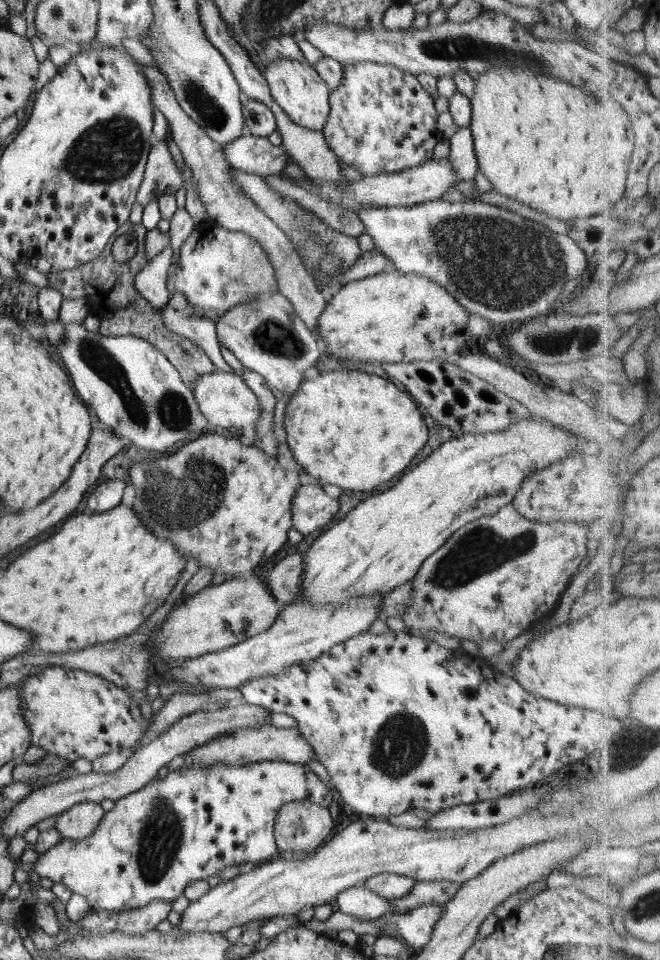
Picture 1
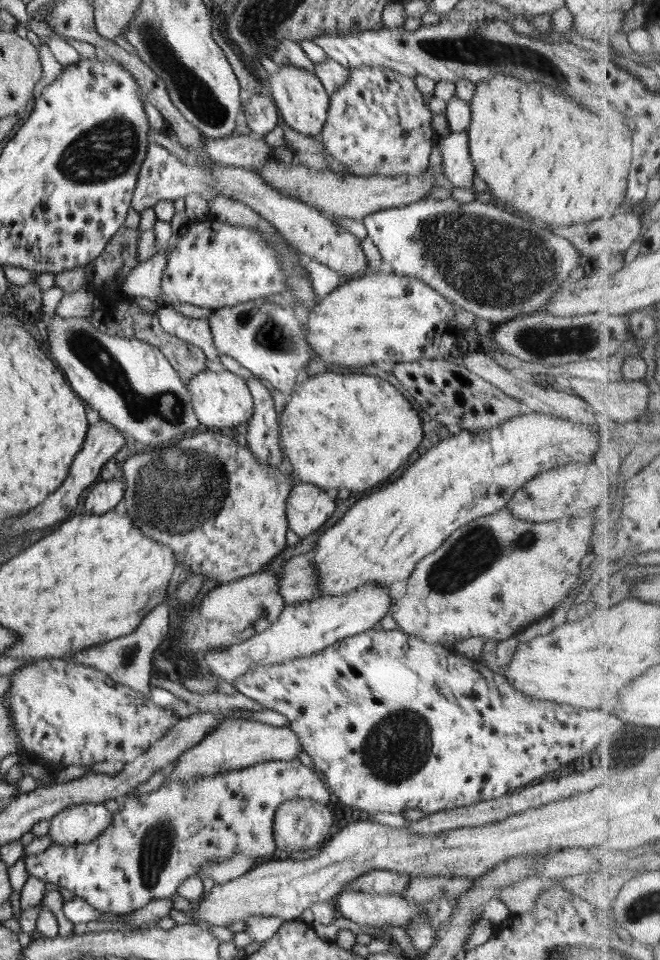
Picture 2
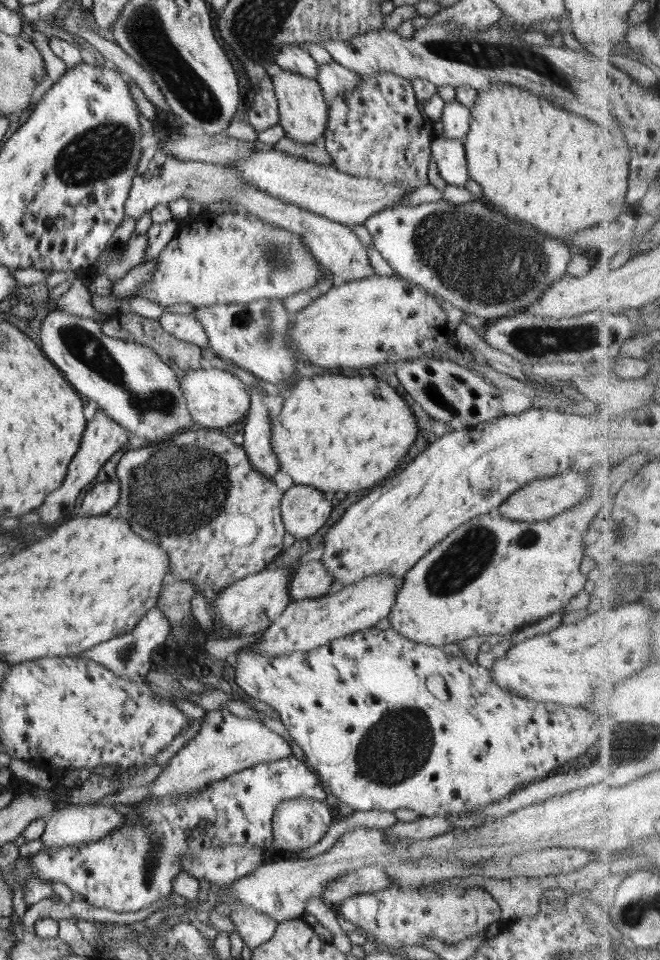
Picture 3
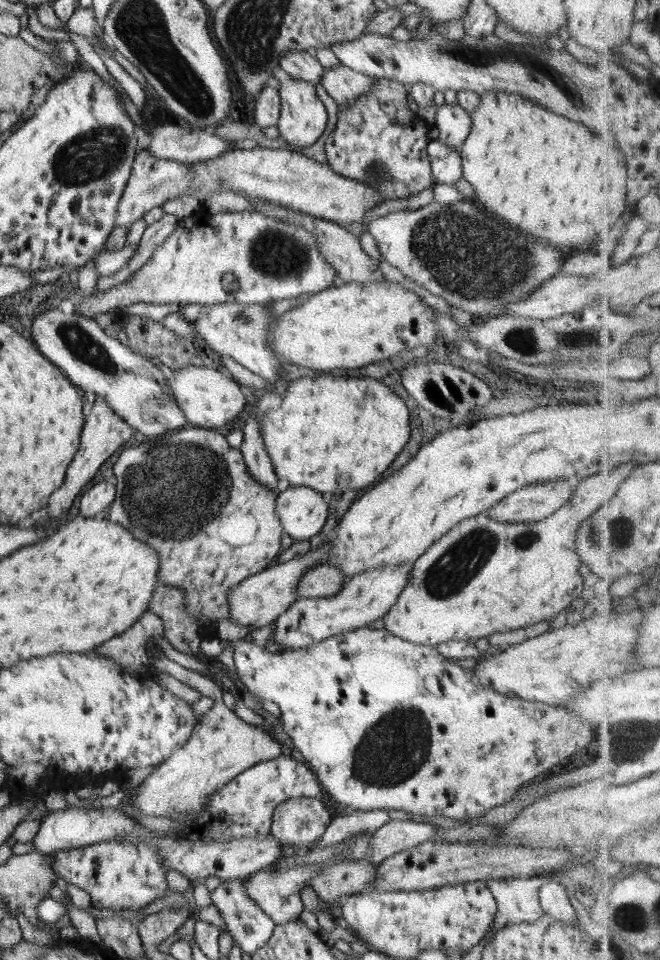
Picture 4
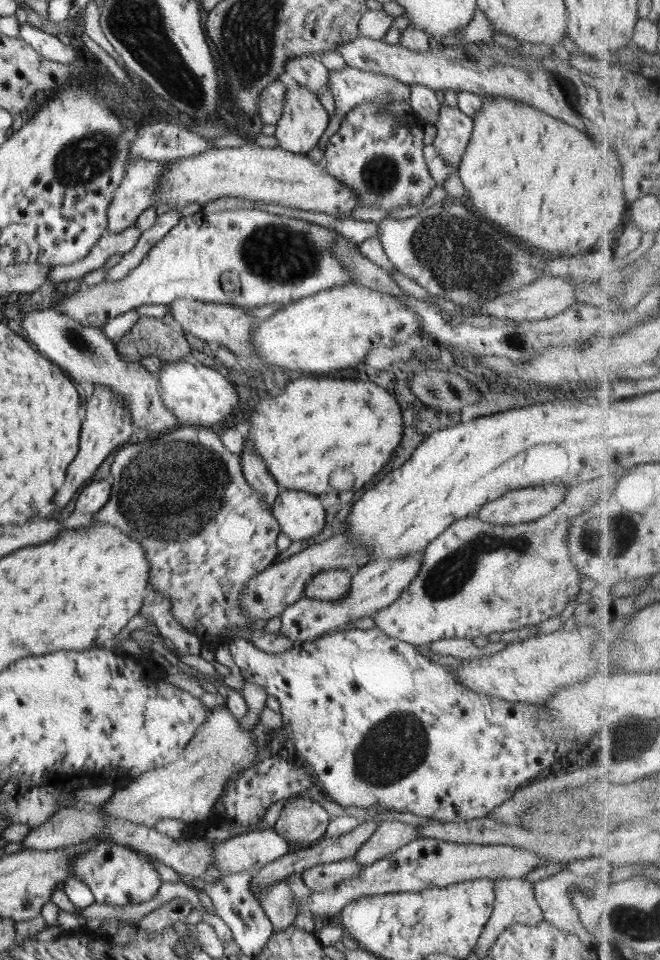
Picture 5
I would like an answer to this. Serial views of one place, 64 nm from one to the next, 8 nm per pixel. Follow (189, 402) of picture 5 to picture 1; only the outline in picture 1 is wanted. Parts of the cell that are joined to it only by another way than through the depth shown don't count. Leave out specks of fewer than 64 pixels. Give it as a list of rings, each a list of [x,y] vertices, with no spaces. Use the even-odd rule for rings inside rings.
[[[234,372],[203,374],[195,382],[194,390],[191,391],[194,394],[196,404],[198,404],[198,409],[214,427],[222,426],[224,430],[227,430],[235,426],[242,429],[243,426],[248,426],[248,424],[256,424],[261,414],[258,398],[244,382],[244,379]]]

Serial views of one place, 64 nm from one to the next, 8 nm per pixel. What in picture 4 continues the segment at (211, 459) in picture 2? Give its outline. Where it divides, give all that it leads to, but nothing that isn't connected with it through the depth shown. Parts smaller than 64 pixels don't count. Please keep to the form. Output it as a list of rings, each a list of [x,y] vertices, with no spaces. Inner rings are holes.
[[[197,428],[178,434],[171,432],[168,438],[158,438],[158,442],[124,450],[114,466],[114,476],[118,478],[114,502],[99,517],[125,526],[138,540],[155,548],[159,554],[158,582],[185,592],[187,609],[199,622],[200,632],[205,637],[214,635],[214,623],[229,618],[227,594],[230,588],[267,569],[284,549],[280,545],[283,526],[275,507],[278,494],[254,482],[246,470],[241,450],[230,447],[224,431]]]

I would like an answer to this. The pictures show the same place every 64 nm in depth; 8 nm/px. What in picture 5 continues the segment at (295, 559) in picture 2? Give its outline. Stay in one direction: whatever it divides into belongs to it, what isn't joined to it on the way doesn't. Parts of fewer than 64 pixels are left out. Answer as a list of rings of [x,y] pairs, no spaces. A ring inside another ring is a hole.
[[[328,569],[318,571],[306,583],[304,597],[323,601],[337,601],[349,592],[353,573],[345,569]]]

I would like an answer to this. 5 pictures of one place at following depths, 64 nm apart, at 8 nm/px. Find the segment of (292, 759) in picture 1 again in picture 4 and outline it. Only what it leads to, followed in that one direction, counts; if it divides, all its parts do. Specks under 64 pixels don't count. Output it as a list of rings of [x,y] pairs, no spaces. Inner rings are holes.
[[[202,678],[198,688],[192,689],[200,692],[202,697],[212,698],[215,703],[197,722],[191,737],[142,781],[135,796],[120,804],[122,814],[126,815],[125,809],[130,806],[154,817],[172,814],[188,814],[190,818],[198,816],[210,802],[212,794],[243,770],[283,756],[282,745],[274,735],[262,726],[246,723],[224,705],[219,686]]]

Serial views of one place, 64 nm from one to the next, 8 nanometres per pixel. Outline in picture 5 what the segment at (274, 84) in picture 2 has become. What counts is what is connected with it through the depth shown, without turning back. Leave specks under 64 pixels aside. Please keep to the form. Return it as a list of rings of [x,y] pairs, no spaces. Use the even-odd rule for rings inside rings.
[[[288,86],[284,97],[284,108],[282,117],[276,124],[275,137],[279,142],[279,146],[291,153],[308,155],[308,152],[318,144],[318,140],[326,128],[330,116],[318,96],[305,86]]]

